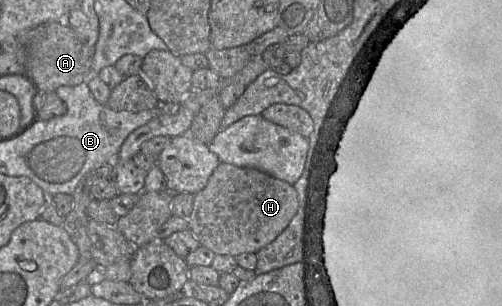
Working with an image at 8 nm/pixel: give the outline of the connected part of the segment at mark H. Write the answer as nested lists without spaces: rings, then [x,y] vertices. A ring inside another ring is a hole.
[[[220,162],[206,186],[194,194],[189,229],[200,245],[217,255],[257,253],[289,225],[299,207],[294,186],[255,169]]]

